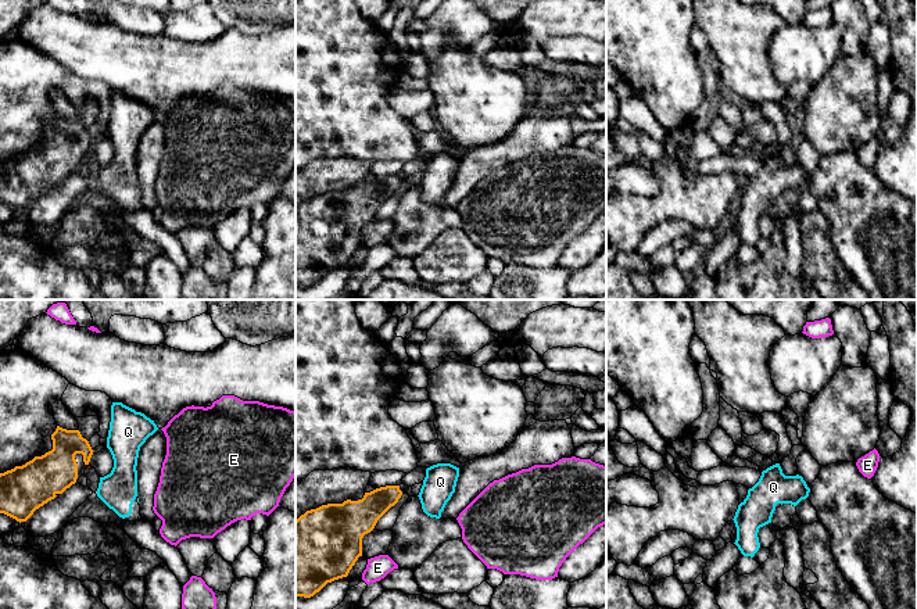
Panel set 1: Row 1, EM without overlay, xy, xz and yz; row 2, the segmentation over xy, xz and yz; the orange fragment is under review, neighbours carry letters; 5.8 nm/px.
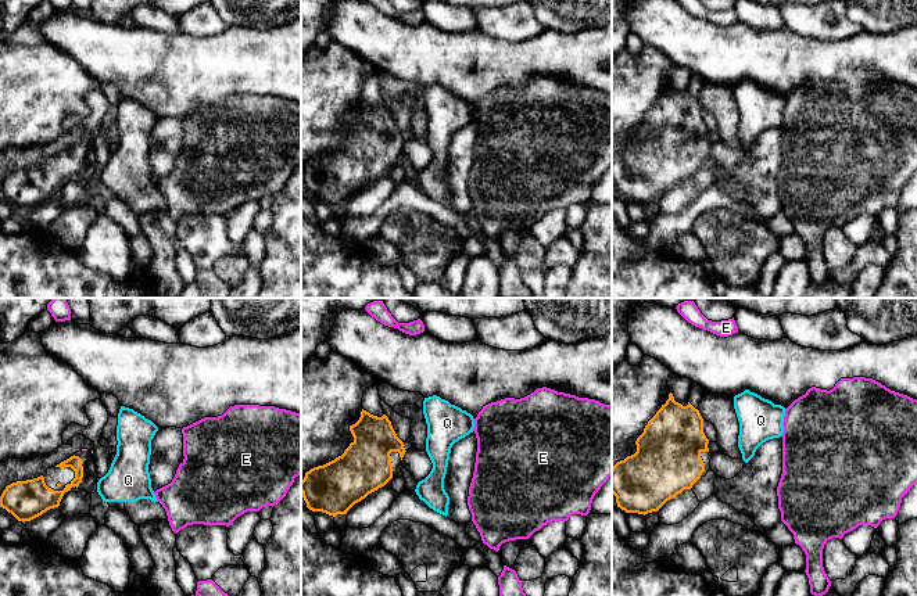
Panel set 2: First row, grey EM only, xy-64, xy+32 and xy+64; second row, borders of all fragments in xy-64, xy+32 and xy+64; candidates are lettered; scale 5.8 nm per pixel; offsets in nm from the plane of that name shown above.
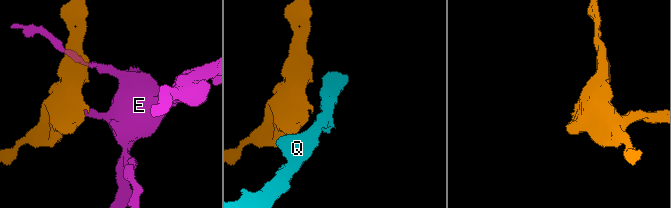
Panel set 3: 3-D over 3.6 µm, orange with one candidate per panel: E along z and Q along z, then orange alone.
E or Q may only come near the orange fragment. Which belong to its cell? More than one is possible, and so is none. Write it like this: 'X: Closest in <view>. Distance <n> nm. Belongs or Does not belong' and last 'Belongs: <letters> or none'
E: Closest in xz. Distance 50 nm. Does not belong
Q: Closest in xy. Distance 90 nm. Does not belong
Belongs: none

